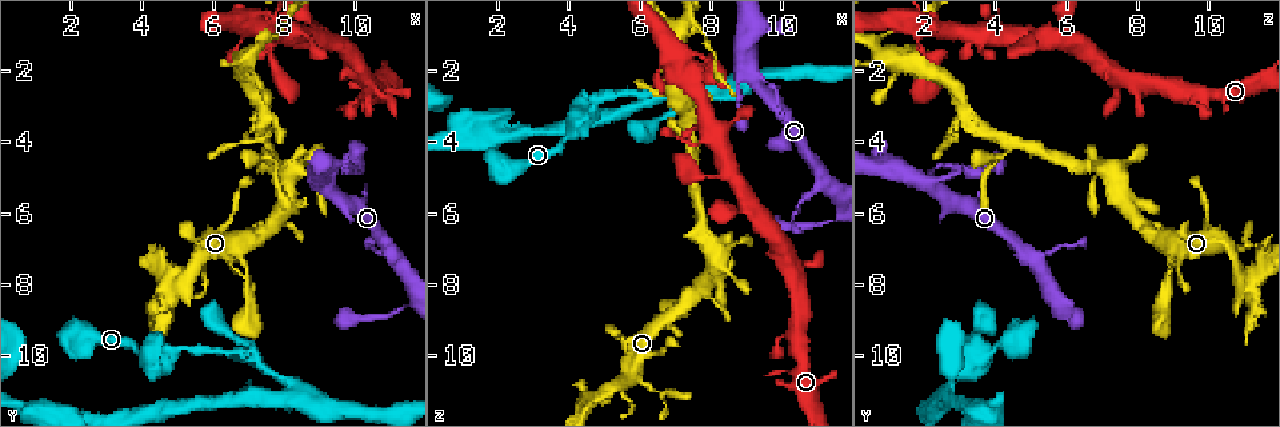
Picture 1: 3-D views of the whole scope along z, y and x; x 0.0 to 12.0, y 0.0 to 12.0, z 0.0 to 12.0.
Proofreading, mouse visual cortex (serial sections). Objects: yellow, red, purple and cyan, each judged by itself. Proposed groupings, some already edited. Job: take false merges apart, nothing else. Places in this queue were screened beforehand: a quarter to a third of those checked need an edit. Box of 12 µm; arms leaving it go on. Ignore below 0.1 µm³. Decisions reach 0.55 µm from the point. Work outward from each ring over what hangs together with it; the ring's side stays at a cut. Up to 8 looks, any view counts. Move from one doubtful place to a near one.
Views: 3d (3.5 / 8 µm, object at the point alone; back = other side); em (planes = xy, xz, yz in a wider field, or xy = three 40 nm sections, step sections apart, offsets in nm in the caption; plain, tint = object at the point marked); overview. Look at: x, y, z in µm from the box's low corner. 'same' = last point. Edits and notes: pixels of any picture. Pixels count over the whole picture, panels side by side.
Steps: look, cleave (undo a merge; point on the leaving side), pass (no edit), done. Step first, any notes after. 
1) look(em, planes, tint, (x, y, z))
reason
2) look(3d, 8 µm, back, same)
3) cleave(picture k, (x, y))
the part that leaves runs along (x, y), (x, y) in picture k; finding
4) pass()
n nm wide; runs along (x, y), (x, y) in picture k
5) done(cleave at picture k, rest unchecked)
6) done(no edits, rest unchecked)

look(3d, 8 µm, (4.2, 10.1, 3.4))
branch point

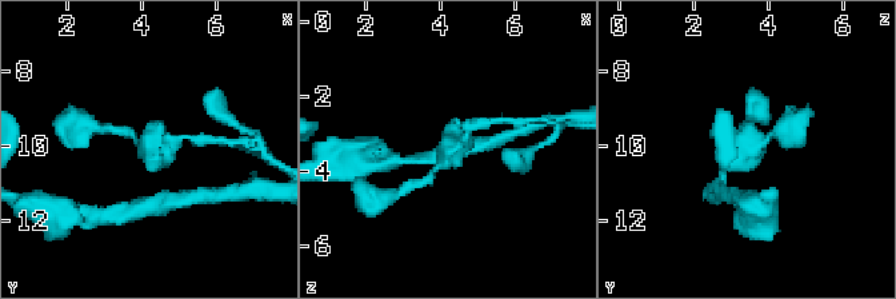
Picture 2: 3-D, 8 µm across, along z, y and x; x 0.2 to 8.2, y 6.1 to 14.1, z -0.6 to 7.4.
look(3d, 3.5 µm, (4.2, 10.1, 3.5))

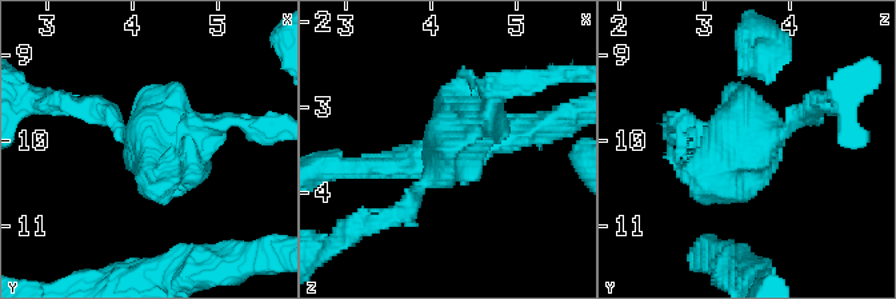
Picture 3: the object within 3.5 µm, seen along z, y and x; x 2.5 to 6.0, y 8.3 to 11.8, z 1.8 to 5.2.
look(em, xy, step 2, tint, (4.25, 10.10, 3.45))

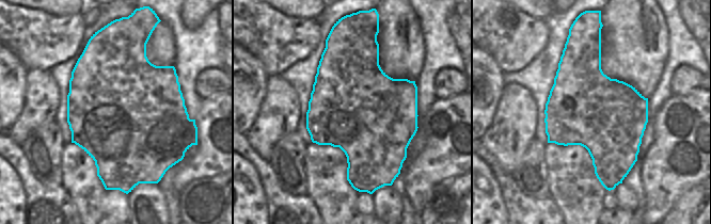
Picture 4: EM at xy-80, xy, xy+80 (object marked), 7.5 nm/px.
pass()
runs along (419, 190), (526, 80) in picture 3; continuous, no second cell

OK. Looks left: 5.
look(3d, 3.5 µm, (8.2, 11.1, 2.6))
a fork

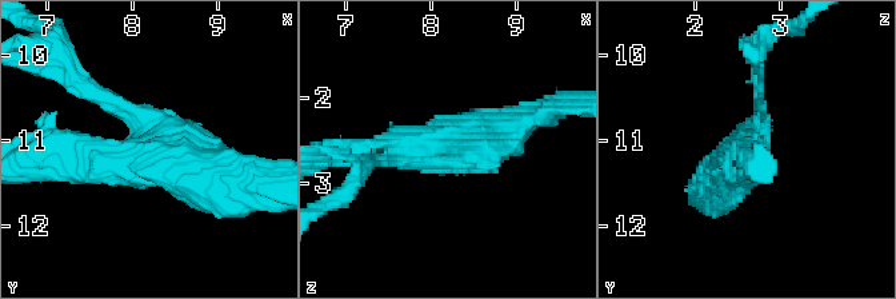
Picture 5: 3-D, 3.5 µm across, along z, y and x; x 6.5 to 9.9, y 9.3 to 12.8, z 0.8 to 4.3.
look(em, xy, step 5, tint, (8.20, 11.05, 2.65))
3 arms; arms of 150, 300, 600 nm

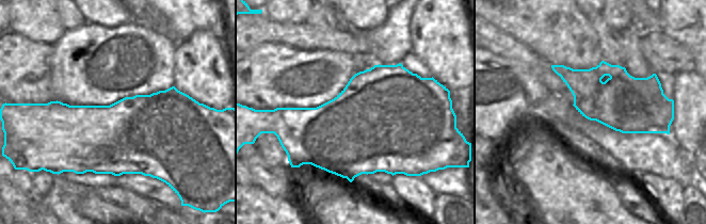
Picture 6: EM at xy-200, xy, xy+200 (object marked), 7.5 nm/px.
pass()
800 nm wide; runs along (95, 92), (152, 146), (66, 154) in picture 5; continuous, no second cell

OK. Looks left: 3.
look(3d, 3.5 µm, (8.1, 4.8, 7.2))
abrupt turn

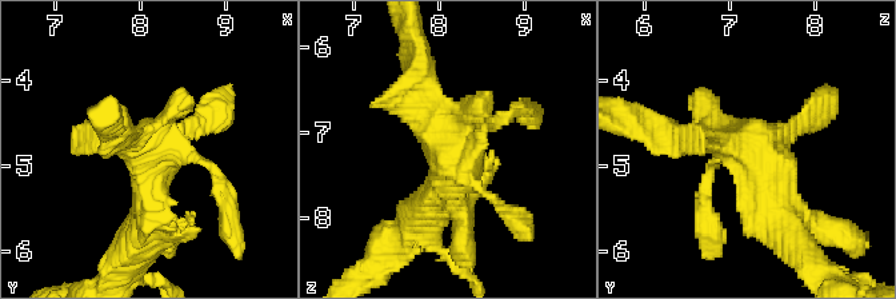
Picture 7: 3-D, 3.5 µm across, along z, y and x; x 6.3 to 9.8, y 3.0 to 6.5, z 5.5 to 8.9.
look(em, xy, step 1, plain, (8.10, 4.75, 7.20))

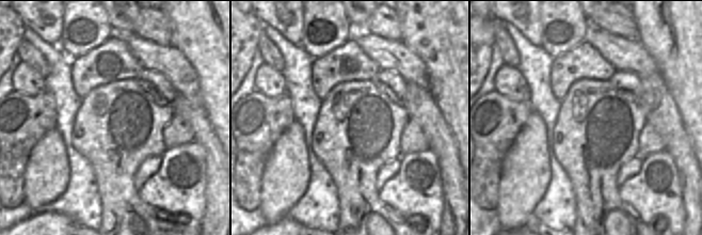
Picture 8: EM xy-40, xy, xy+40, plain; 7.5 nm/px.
look(em, xy, step 1, tint, same)

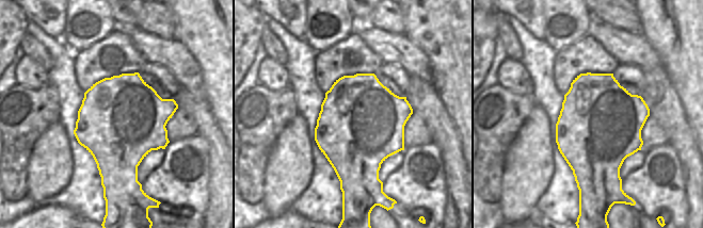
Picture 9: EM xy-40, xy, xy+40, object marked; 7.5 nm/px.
pass()
continuous, no second cell

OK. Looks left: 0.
done(no edits, rest unchecked)

